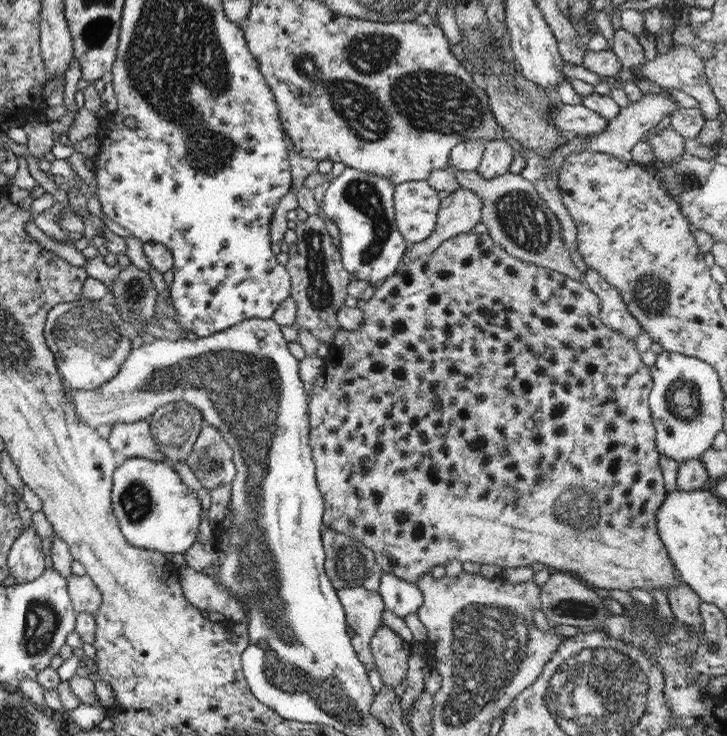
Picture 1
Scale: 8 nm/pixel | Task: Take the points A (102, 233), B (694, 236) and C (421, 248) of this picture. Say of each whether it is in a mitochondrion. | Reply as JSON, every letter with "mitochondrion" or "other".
{"A":"other","B":"other","C":"other"}

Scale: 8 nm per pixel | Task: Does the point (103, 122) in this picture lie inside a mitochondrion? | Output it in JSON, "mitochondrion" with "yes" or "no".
{"mitochondrion":"no"}

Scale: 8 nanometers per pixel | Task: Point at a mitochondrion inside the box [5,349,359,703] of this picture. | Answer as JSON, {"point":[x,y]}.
{"point":[41,618]}

